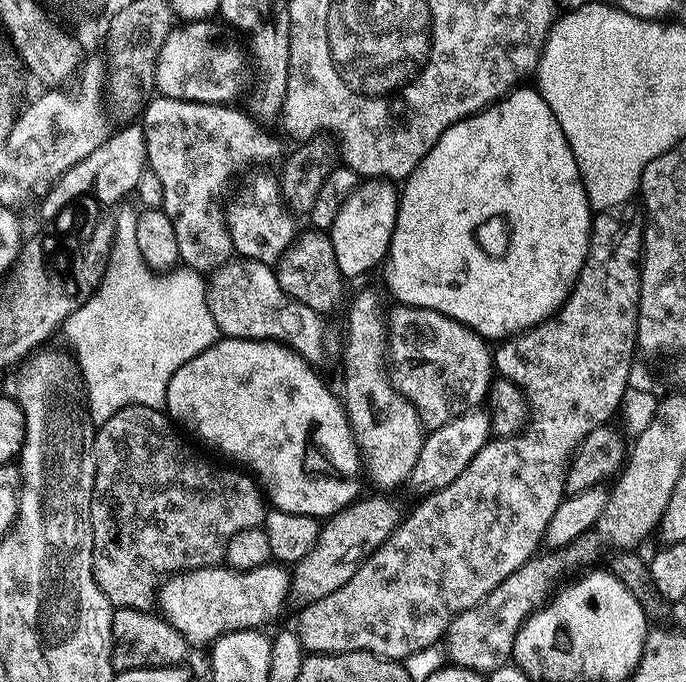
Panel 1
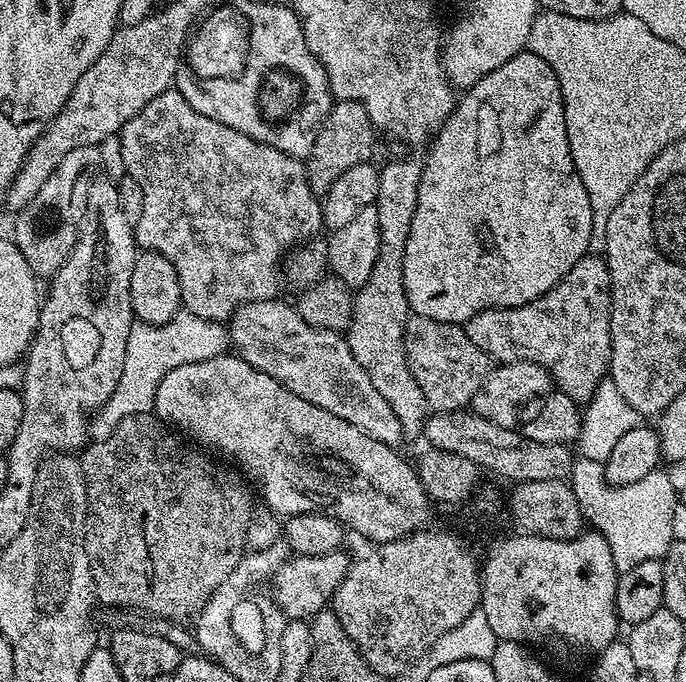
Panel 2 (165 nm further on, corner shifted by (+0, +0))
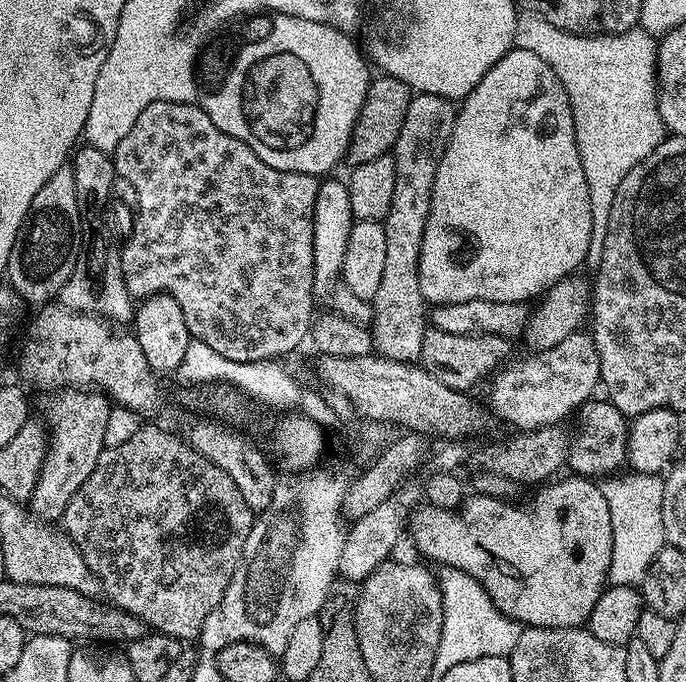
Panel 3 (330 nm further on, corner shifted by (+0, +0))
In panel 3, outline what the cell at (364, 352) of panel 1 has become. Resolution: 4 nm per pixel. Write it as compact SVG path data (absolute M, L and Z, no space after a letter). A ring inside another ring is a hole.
M421 92L413 95L406 110L406 122L402 122L402 134L394 149L396 177L394 178L394 202L390 202L390 214L382 221L386 234L386 267L378 294L370 302L370 331L372 346L377 356L388 360L412 364L422 354L422 338L426 331L426 301L422 286L418 286L418 258L422 254L422 234L426 234L426 218L430 218L430 198L434 194L434 178L438 174L438 162L448 145L454 130L457 105L453 101Z

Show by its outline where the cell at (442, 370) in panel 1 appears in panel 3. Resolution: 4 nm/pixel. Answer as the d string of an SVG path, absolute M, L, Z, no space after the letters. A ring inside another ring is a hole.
M429 327L422 338L422 354L419 363L447 388L453 388L455 392L467 393L468 388L474 387L483 376L491 377L505 363L503 360L511 354L512 344L513 341L506 336L446 334L446 330Z

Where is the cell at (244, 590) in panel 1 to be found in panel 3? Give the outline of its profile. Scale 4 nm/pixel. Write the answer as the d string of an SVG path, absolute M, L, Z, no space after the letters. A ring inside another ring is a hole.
M405 482L401 484L400 491L390 498L386 498L386 502L382 502L382 506L377 506L375 510L370 510L370 514L362 514L362 518L355 520L351 527L347 529L339 570L339 575L343 579L362 582L374 569L380 567L391 557L388 555L395 550L396 543L400 540L400 535L403 532L405 535L410 513L422 500L421 485L419 488L418 485L412 483Z

